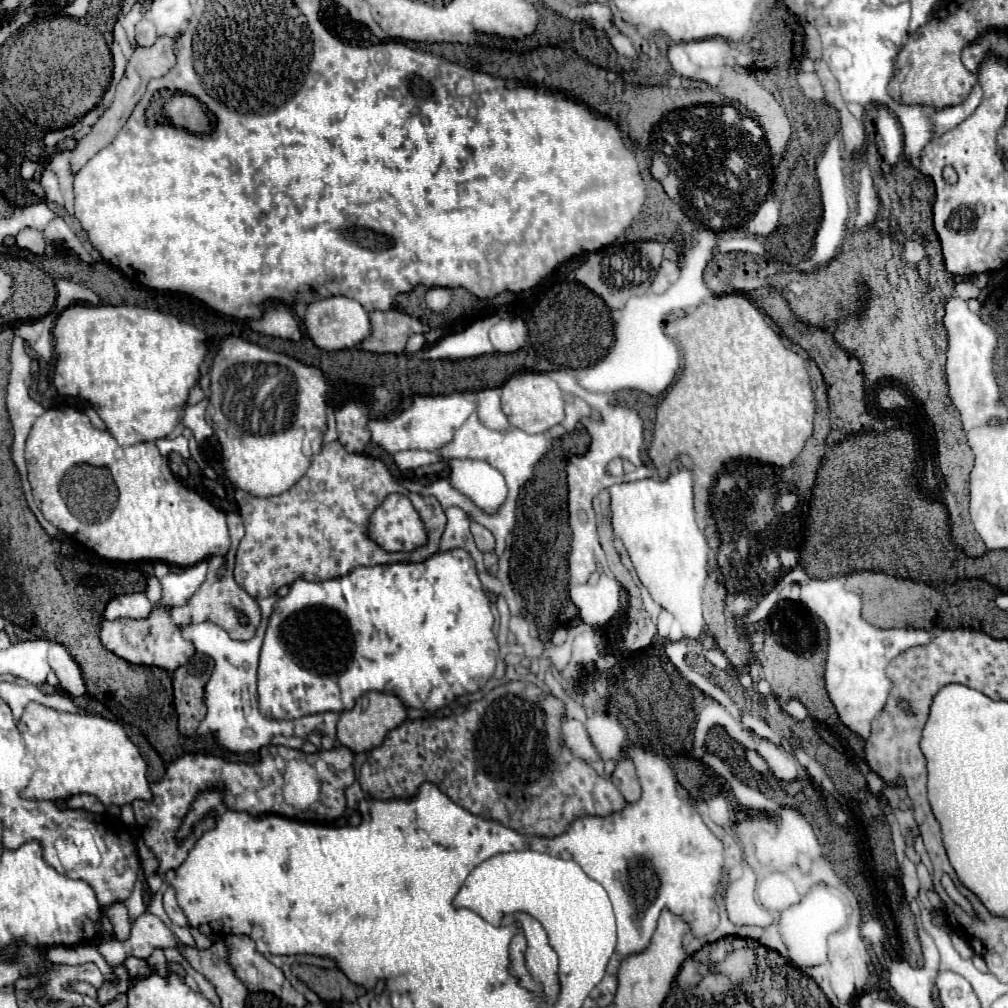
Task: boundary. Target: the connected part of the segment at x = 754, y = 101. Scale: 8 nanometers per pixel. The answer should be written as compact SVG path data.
M726 68L724 74L722 74L722 80L720 84L716 86L716 90L726 96L728 100L736 100L740 102L742 106L746 106L750 112L754 112L758 116L758 124L762 126L764 130L764 136L768 140L768 146L770 146L770 154L772 154L772 160L774 162L780 162L784 152L786 152L786 146L788 146L788 140L792 136L792 124L782 108L782 104L774 98L772 92L768 92L766 88L762 88L756 78L744 70L734 70L734 68Z

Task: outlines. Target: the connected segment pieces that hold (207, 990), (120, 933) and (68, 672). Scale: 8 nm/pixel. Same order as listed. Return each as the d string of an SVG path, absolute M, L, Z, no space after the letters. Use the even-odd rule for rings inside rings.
M190 966L186 968L186 974L190 974L194 980L196 980L196 984L198 984L198 988L200 988L200 992L214 1004L214 1006L218 1006L220 1004L220 998L218 998L218 994L216 994L216 990L214 990L214 986L212 986L212 982L210 980L206 980L200 972L196 972L196 970L192 970Z
M114 902L112 906L106 906L104 916L112 922L114 936L118 940L126 940L130 936L130 918L128 918L128 908L124 902Z
M52 642L50 652L48 652L48 662L52 670L56 672L60 686L70 694L70 696L82 696L86 694L86 684L82 680L82 672L78 662L74 662L72 654L68 652L66 646Z

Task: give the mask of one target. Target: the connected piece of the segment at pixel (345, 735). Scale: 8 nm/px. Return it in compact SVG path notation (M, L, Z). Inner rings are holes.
M366 692L356 700L356 706L352 710L346 710L340 714L338 720L338 740L352 752L366 752L382 744L384 736L398 728L406 720L408 708L404 702L394 696L394 694L384 694L384 692Z

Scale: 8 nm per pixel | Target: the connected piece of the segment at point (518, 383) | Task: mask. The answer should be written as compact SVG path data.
M518 370L502 384L502 410L514 428L520 428L528 434L546 432L564 420L564 396L548 374Z

